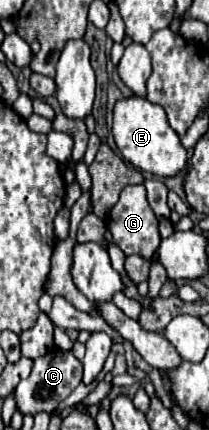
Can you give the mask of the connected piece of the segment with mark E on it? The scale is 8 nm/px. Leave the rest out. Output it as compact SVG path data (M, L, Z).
M143 97L117 101L113 109L113 137L123 159L141 171L157 177L175 177L187 167L187 151L181 145L179 135L167 123L165 109Z

